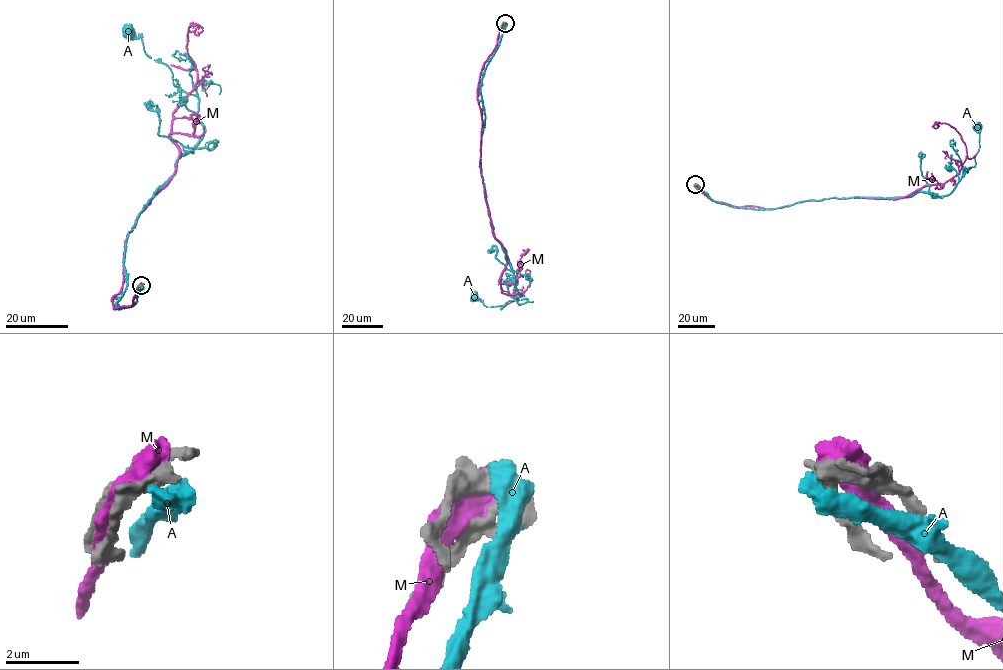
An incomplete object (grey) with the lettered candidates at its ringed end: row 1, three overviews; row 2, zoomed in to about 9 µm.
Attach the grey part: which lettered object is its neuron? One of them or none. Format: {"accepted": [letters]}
{"accepted": []}

